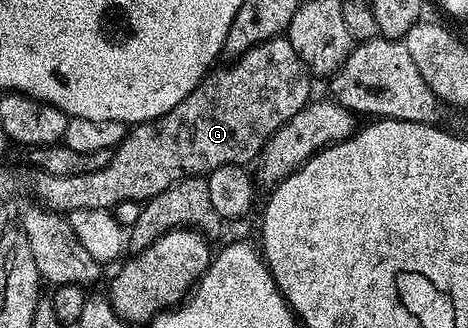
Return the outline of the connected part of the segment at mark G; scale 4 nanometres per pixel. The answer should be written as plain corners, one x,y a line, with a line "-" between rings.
283,35
245,51
227,64
231,65
208,72
199,85
165,115
138,122
118,149
112,152
109,163
105,163
101,171
89,171
85,175
39,173
38,200
46,208
64,215
82,211
85,207
114,210
115,205
122,201
148,201
153,195
161,195
161,191
186,177
202,177
222,165
246,166
247,161
258,158
275,132
312,100
313,77
307,71
307,64
299,58
297,51
293,51

